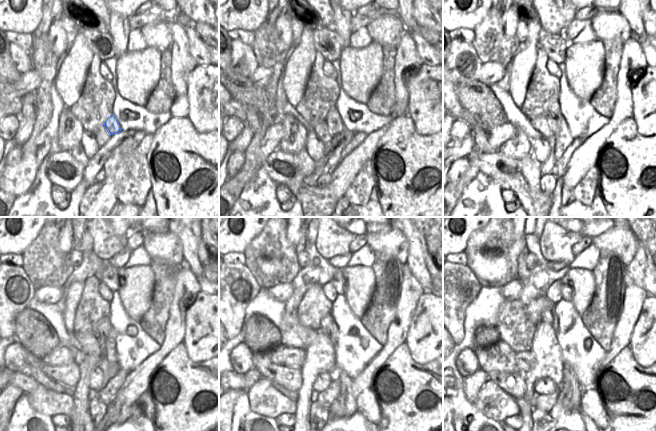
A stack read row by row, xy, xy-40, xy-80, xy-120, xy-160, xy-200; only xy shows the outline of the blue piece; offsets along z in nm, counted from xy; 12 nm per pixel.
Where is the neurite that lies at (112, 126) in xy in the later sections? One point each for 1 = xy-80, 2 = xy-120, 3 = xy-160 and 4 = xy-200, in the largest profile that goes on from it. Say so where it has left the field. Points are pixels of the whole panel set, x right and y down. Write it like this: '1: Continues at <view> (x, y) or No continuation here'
1: Continues at xy-80 (554, 115)
2: Continues at xy-120 (106, 335)
3: Continues at xy-160 (328, 325)
4: Continues at xy-200 (547, 316).

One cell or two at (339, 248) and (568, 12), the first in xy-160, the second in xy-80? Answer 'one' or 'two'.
two

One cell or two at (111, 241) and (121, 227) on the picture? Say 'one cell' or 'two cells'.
two cells

